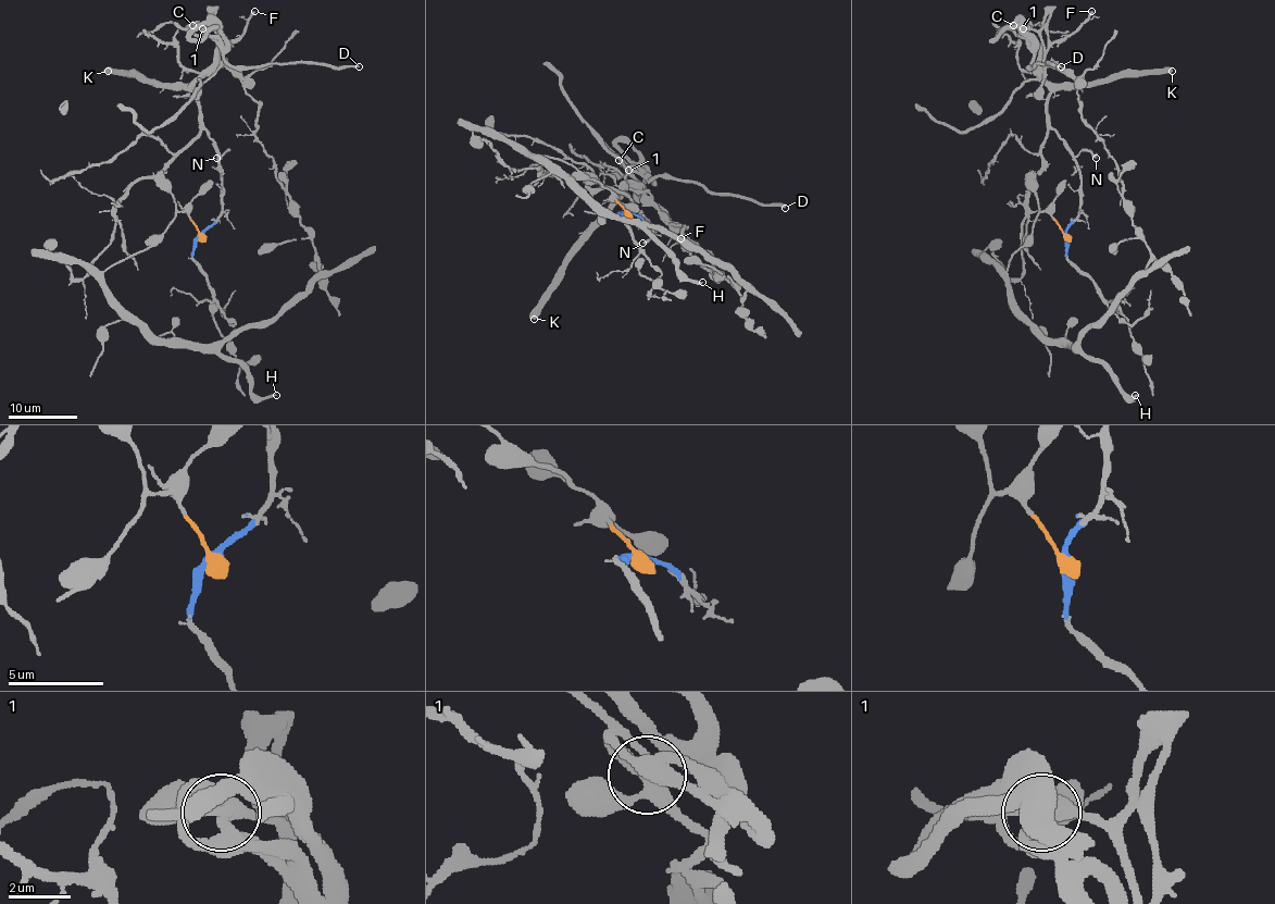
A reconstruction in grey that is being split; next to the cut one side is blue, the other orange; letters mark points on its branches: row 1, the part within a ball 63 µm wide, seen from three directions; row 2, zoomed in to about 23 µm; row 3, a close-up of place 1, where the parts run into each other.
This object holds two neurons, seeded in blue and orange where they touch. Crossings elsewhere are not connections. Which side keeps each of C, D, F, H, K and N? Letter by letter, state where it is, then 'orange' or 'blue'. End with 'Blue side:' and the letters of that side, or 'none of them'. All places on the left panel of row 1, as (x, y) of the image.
C: place (192, 25); blue
D: place (359, 66); blue
F: place (254, 11); blue
H: place (276, 395); orange
K: place (108, 71); blue
N: place (216, 158); blue
Blue side: C, D, F, K, N

